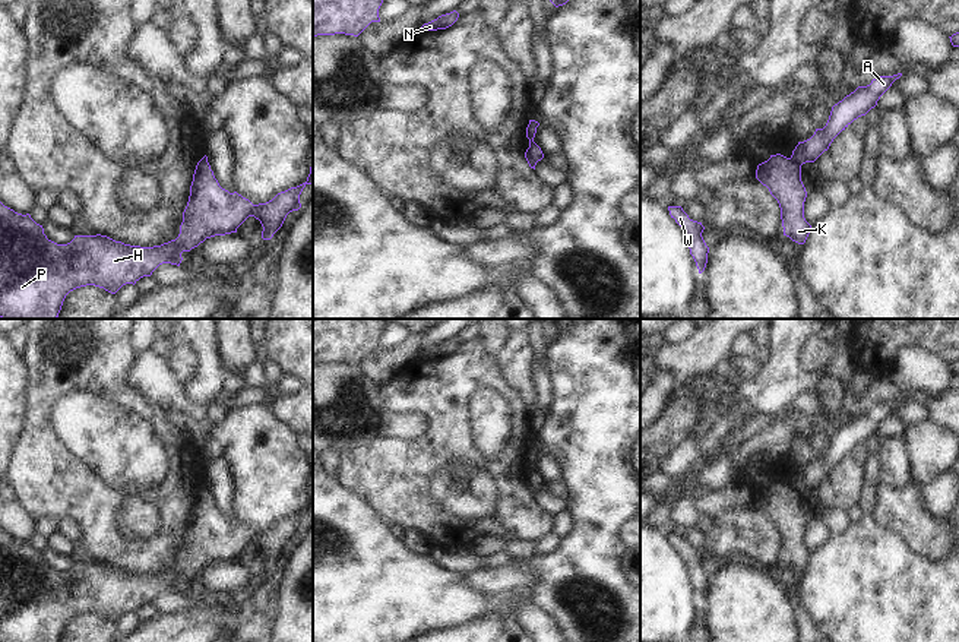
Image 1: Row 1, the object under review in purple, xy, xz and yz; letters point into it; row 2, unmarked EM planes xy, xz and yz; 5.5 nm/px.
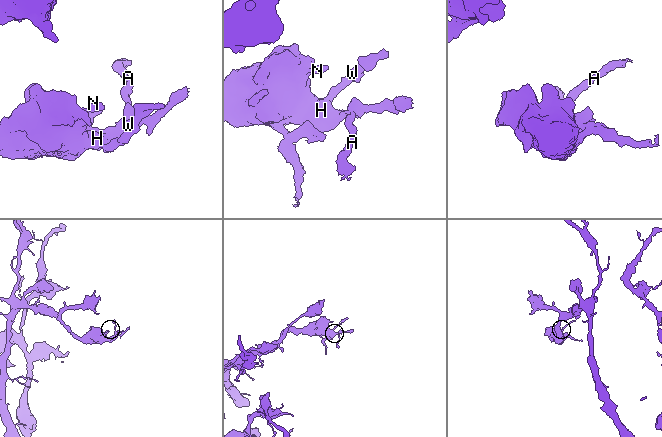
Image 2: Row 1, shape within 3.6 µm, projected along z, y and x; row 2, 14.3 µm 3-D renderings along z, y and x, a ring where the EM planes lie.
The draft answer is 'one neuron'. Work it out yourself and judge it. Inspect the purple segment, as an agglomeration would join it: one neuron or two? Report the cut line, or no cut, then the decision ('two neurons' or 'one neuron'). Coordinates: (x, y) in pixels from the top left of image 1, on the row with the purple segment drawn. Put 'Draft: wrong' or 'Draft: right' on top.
Draft: wrong
cut yz (790, 158), (800, 165); two neurons

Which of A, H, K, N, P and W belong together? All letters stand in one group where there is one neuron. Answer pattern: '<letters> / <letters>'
A / H K N P W

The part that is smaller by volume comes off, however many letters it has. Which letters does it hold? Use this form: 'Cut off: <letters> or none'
Cut off: A.

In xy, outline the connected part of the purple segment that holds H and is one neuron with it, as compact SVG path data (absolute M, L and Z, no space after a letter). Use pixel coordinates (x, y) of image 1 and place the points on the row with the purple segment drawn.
M202 158L193 174L178 237L153 247L130 246L101 234L75 235L70 243L57 244L47 238L42 225L29 214L18 214L0 202L0 317L57 319L70 291L95 285L115 294L123 285L134 285L140 278L151 276L162 263L180 266L183 252L190 252L206 238L237 233L249 216L260 221L262 238L270 240L287 215L301 208L300 195L307 184L313 186L313 165L306 183L278 193L266 203L253 205L237 192L222 189L208 159Z

